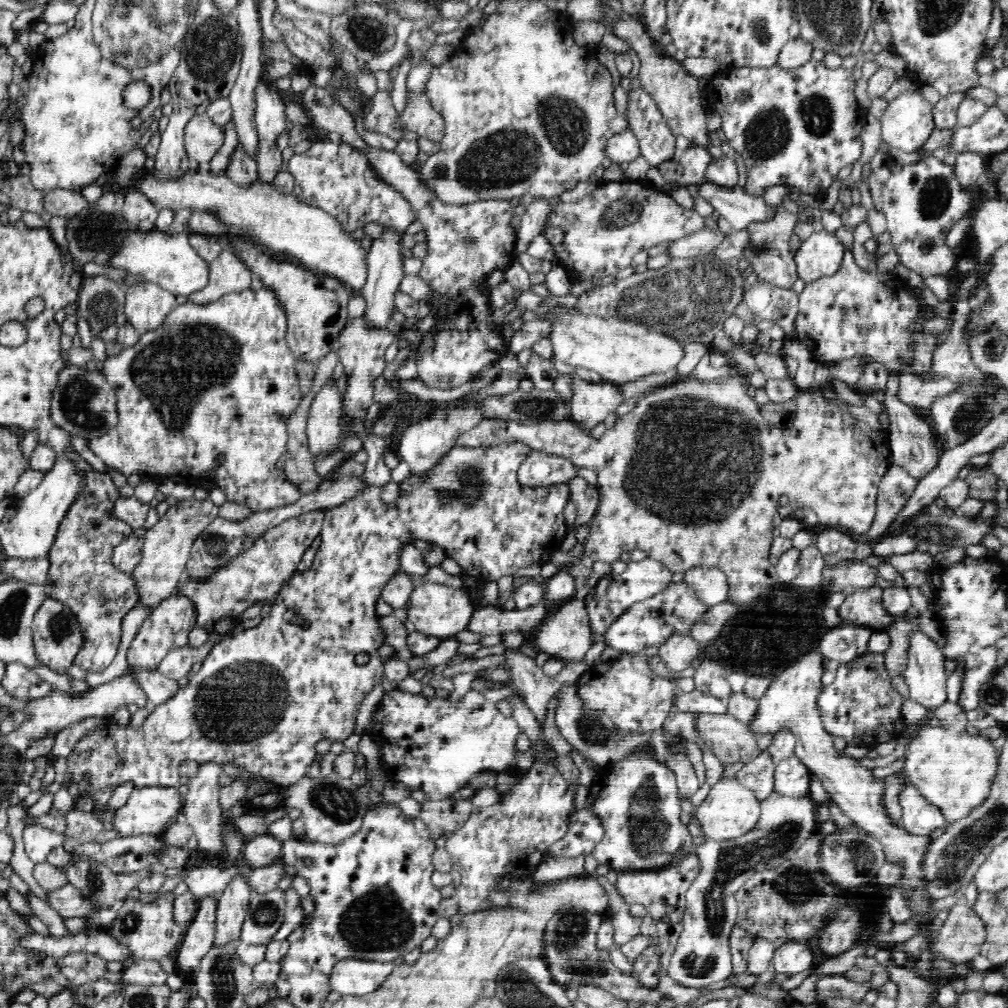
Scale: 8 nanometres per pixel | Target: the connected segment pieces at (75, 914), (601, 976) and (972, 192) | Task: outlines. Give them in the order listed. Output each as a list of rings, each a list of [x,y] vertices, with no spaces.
[[[70,882],[62,888],[50,889],[47,893],[48,906],[56,909],[64,919],[82,918],[82,916],[97,910],[92,905],[92,900],[84,897],[82,890]]]
[[[562,905],[547,922],[543,934],[542,958],[547,963],[554,983],[569,988],[578,989],[579,986],[596,986],[614,994],[616,999],[626,1002],[640,1002],[643,1004],[658,1004],[662,995],[658,988],[646,989],[640,981],[630,974],[616,968],[610,960],[609,950],[596,948],[597,932],[604,921],[604,916],[597,917],[584,909]]]
[[[930,156],[915,164],[892,164],[870,172],[867,179],[874,208],[887,220],[890,242],[899,262],[923,278],[946,275],[957,264],[952,248],[946,246],[946,234],[984,192],[980,186],[962,186],[955,166]]]

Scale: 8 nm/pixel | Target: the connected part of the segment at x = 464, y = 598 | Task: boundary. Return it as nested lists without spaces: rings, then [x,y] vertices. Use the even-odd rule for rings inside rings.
[[[430,582],[416,583],[414,591],[407,601],[407,620],[415,626],[415,630],[425,636],[436,636],[437,638],[454,638],[455,634],[468,628],[468,622],[478,604],[468,597],[462,589],[456,589],[444,584],[430,584]]]

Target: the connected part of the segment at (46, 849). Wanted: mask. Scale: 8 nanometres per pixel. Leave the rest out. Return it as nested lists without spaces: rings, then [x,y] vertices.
[[[37,822],[26,824],[22,833],[25,844],[25,852],[29,856],[29,860],[38,864],[44,862],[48,858],[48,854],[58,845],[63,845],[65,836],[44,828]]]

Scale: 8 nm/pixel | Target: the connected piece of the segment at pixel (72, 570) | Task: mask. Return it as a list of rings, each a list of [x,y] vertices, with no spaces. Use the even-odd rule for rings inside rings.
[[[73,445],[66,448],[66,458],[82,471],[82,488],[74,504],[70,505],[50,548],[47,558],[51,566],[43,586],[48,597],[64,603],[78,619],[84,645],[74,664],[86,671],[102,672],[117,654],[122,617],[137,606],[140,599],[134,574],[124,573],[114,566],[114,548],[133,535],[134,530],[126,521],[114,517],[114,508],[118,500],[130,498],[134,488],[127,484],[116,489],[110,475],[92,468]]]

